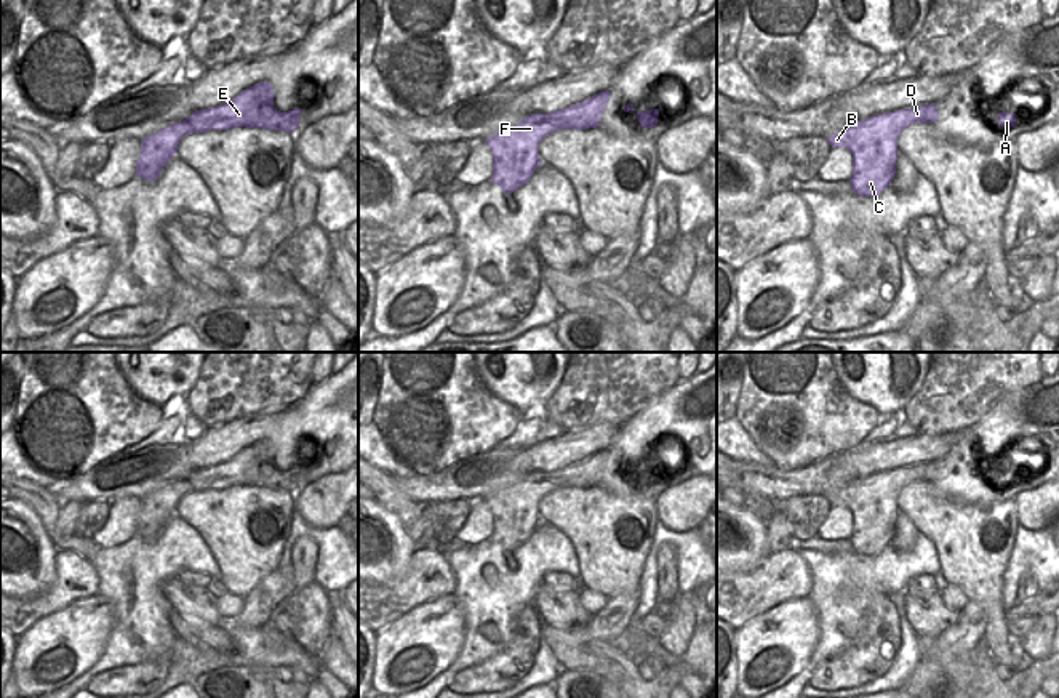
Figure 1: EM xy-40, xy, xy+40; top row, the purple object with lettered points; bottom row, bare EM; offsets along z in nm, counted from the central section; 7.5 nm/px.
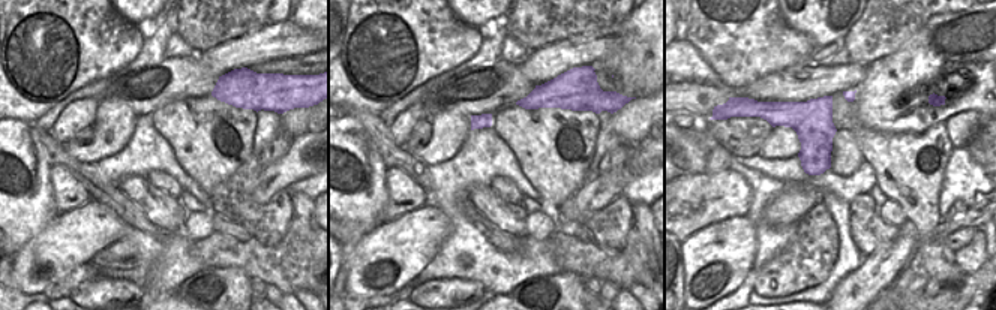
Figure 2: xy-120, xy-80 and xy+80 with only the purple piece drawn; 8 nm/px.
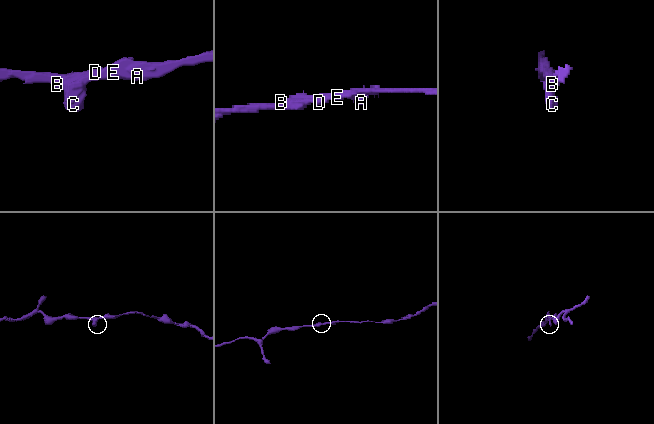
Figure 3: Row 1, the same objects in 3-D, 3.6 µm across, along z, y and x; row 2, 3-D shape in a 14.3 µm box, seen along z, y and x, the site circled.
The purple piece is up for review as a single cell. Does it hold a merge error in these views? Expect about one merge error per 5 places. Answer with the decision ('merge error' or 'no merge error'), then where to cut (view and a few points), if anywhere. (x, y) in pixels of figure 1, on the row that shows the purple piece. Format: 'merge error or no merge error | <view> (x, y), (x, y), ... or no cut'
no merge error | no cut

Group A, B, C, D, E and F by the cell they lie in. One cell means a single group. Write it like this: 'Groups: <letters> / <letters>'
Groups: A B C D E F.

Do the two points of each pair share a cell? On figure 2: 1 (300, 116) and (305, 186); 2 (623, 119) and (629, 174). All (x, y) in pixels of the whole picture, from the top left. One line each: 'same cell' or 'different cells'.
1: different cells
2: same cell

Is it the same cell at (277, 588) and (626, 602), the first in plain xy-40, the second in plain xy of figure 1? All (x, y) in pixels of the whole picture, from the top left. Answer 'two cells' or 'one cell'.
one cell

